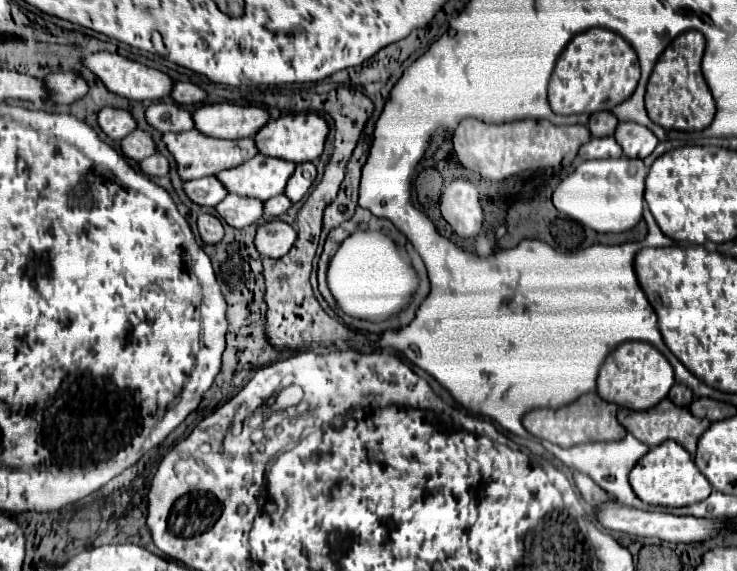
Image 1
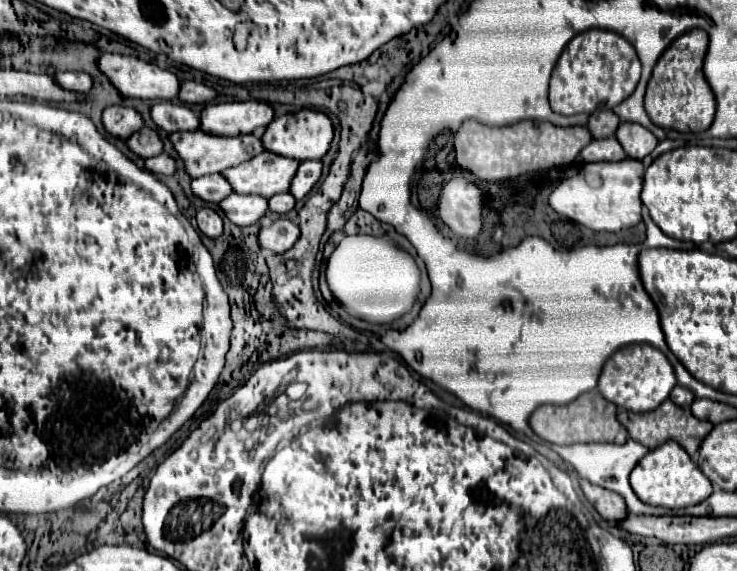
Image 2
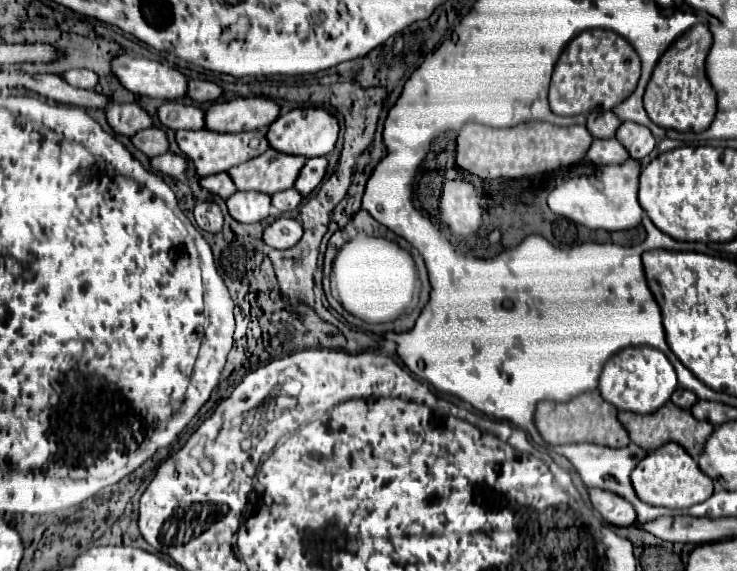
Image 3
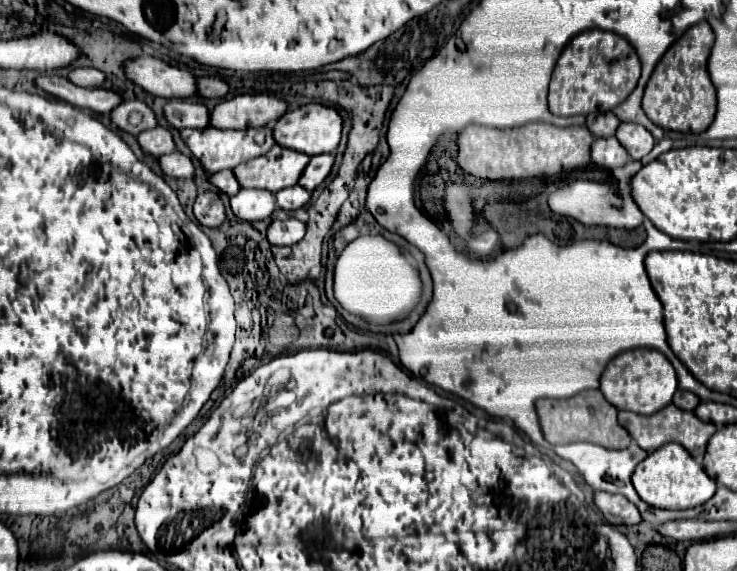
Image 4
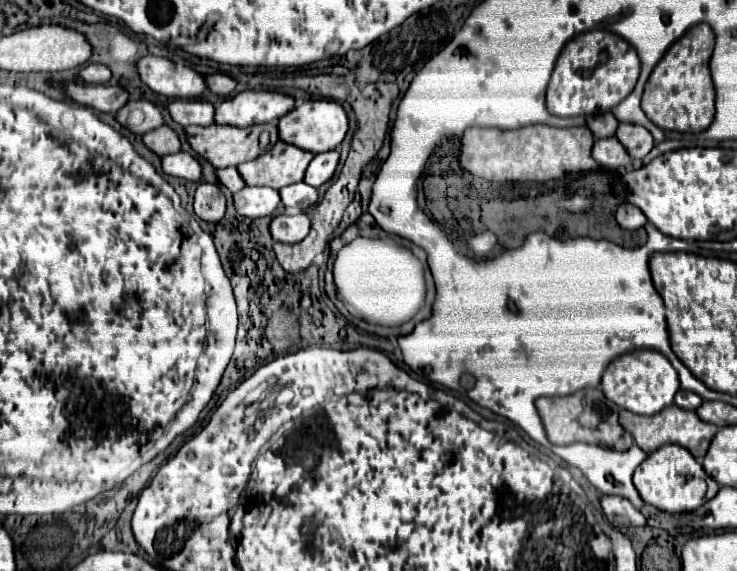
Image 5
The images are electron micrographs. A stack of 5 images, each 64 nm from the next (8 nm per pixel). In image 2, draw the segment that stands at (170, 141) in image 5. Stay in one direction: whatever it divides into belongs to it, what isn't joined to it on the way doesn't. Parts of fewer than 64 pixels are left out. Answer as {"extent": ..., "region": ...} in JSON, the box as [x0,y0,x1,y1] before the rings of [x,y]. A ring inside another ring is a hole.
{"extent":[126,128,162,158],"region":[[[142,128],[138,132],[134,132],[128,140],[126,146],[130,152],[134,152],[140,158],[150,158],[150,156],[158,156],[162,152],[162,140],[158,138],[158,134],[152,128]]]}

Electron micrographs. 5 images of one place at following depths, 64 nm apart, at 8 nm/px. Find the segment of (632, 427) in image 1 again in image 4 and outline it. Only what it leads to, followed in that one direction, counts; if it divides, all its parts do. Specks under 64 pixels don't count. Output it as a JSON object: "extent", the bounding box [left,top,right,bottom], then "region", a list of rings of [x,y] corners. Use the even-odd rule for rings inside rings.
{"extent":[618,404,716,462],"region":[[[674,404],[664,406],[660,412],[650,414],[650,416],[642,416],[642,414],[634,414],[634,412],[620,412],[618,420],[622,422],[622,426],[630,432],[630,436],[636,440],[636,444],[646,450],[646,452],[654,452],[656,448],[660,448],[662,444],[668,442],[676,442],[680,446],[684,446],[688,450],[688,454],[692,458],[696,458],[696,462],[702,462],[702,456],[706,452],[706,444],[710,440],[710,436],[716,432],[716,426],[710,422],[702,422],[694,412],[686,412],[676,408]]]}

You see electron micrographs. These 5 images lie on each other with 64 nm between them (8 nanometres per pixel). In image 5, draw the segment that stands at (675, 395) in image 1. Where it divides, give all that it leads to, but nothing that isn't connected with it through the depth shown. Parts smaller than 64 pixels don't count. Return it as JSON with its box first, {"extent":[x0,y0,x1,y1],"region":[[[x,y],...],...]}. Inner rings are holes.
{"extent":[674,390,702,410],"region":[[[680,390],[674,398],[674,404],[684,408],[684,410],[696,410],[700,404],[702,404],[702,398],[694,392],[686,392],[686,390]]]}

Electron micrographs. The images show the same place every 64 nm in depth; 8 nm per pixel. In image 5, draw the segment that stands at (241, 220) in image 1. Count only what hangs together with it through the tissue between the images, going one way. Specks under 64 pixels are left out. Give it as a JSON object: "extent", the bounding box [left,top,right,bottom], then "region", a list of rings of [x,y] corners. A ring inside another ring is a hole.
{"extent":[234,188,280,218],"region":[[[242,188],[238,194],[234,194],[234,208],[240,216],[246,218],[264,218],[270,216],[280,204],[278,190],[272,188]]]}

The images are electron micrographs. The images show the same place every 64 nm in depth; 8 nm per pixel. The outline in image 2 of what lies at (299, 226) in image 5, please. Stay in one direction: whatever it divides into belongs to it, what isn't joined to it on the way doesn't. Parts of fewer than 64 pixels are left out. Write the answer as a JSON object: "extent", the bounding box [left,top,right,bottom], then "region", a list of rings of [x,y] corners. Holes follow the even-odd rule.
{"extent":[258,218,300,254],"region":[[[278,218],[274,220],[270,226],[262,226],[258,232],[258,244],[264,250],[270,250],[274,254],[284,254],[286,250],[290,250],[294,246],[294,242],[300,236],[300,228],[286,220],[286,218]]]}

